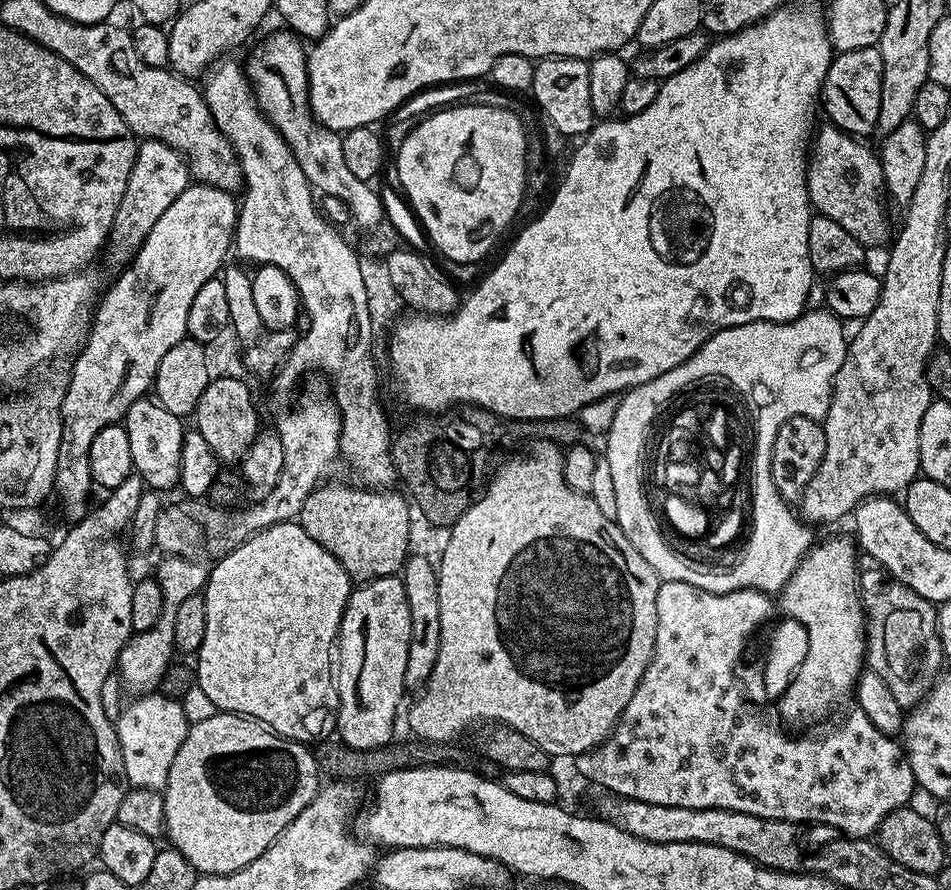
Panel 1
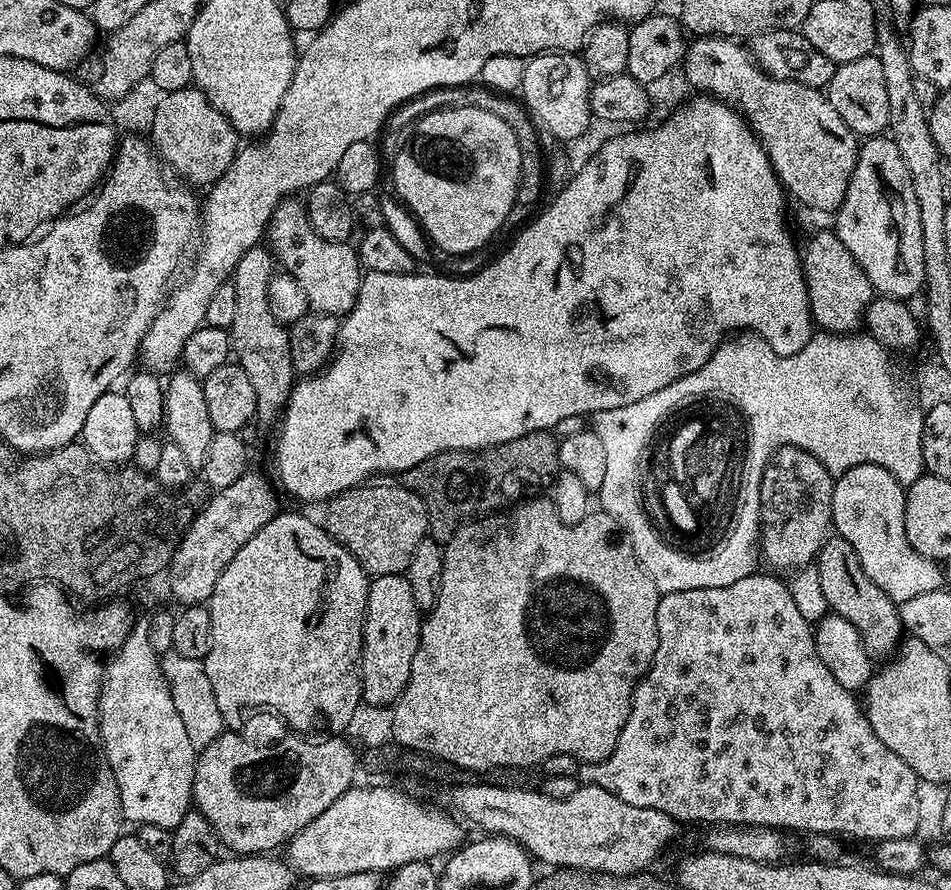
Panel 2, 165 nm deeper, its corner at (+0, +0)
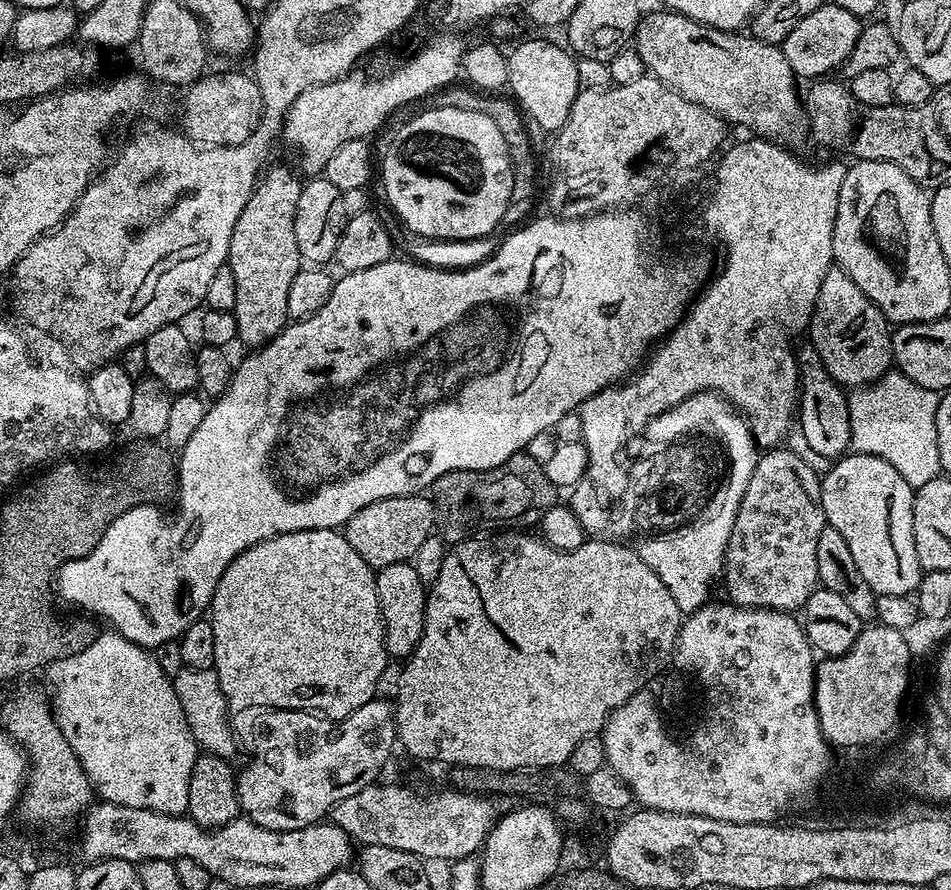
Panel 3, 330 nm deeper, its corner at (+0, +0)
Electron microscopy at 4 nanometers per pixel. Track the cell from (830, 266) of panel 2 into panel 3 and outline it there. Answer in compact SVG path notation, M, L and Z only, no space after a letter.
M838 266L829 268L826 278L822 278L822 286L818 286L811 332L810 342L818 350L824 369L845 389L871 385L893 367L890 321L858 290L858 282Z

